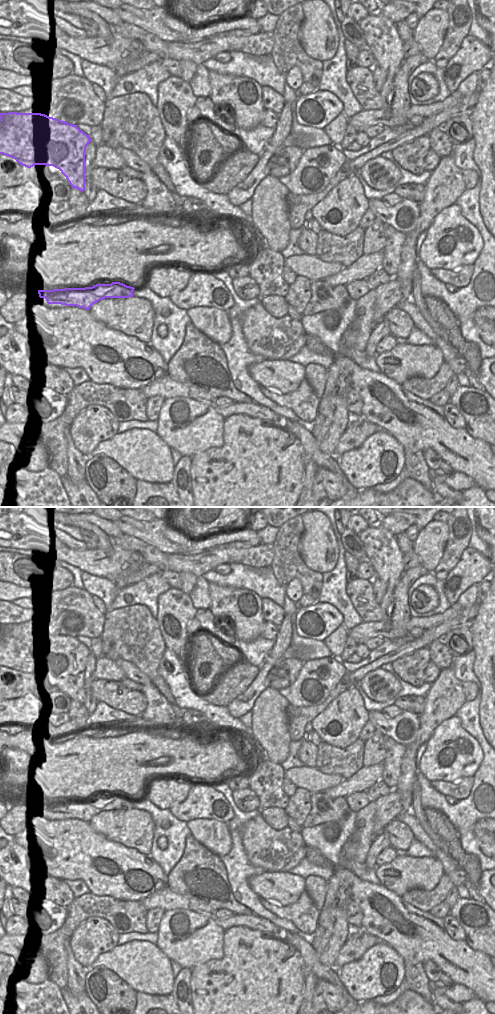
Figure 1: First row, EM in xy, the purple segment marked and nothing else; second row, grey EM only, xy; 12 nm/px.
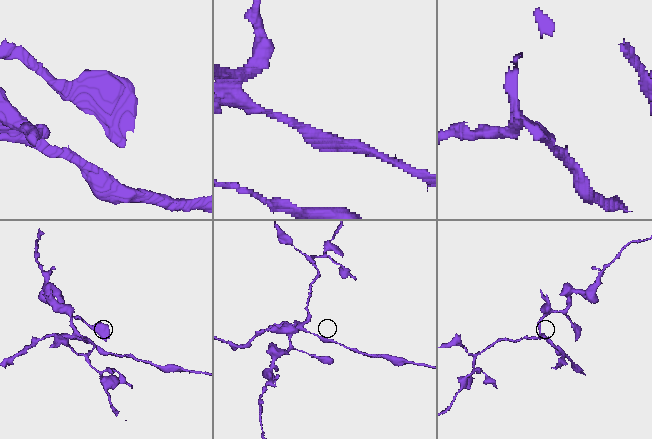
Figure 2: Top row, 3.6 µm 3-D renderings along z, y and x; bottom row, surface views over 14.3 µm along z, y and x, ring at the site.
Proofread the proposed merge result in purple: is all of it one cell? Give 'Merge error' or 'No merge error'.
Merge error

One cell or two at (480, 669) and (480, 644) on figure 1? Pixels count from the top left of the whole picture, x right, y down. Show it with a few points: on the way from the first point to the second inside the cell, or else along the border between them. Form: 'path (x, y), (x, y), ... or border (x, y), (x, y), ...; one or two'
path (481, 663), (481, 650); one

